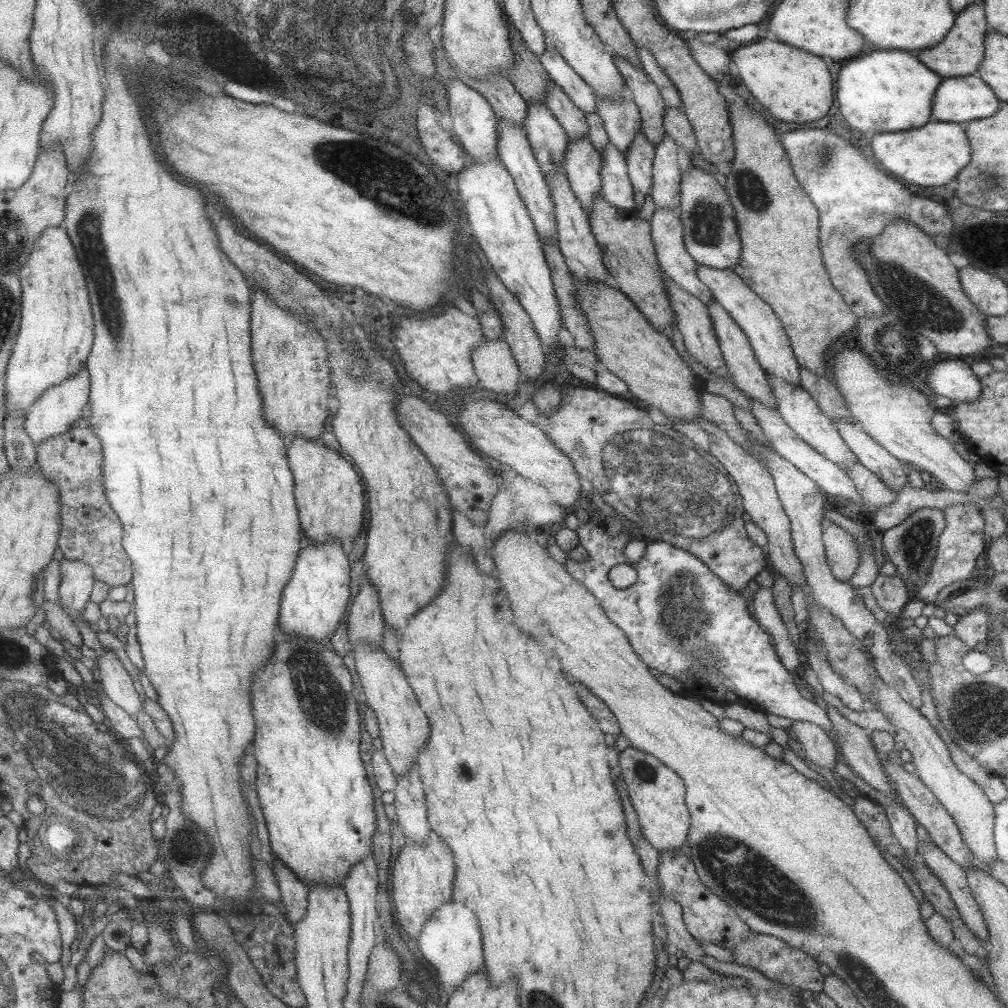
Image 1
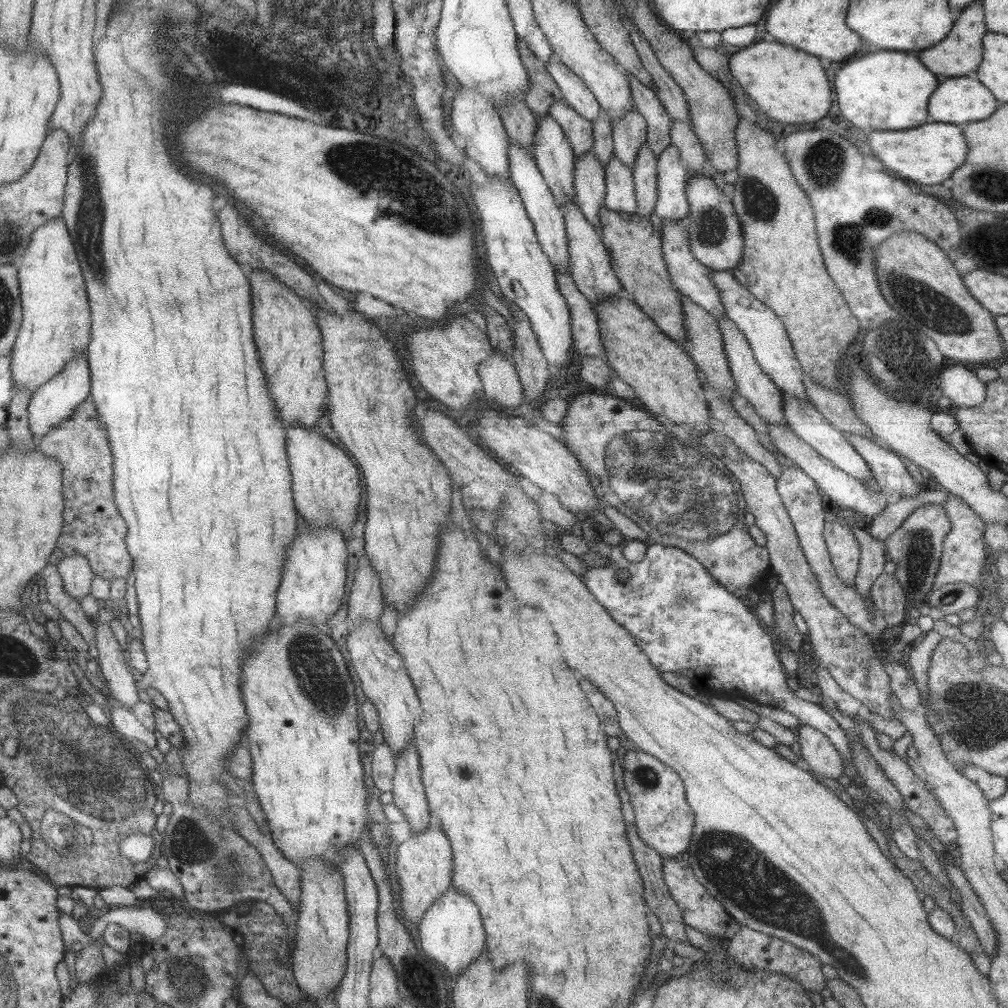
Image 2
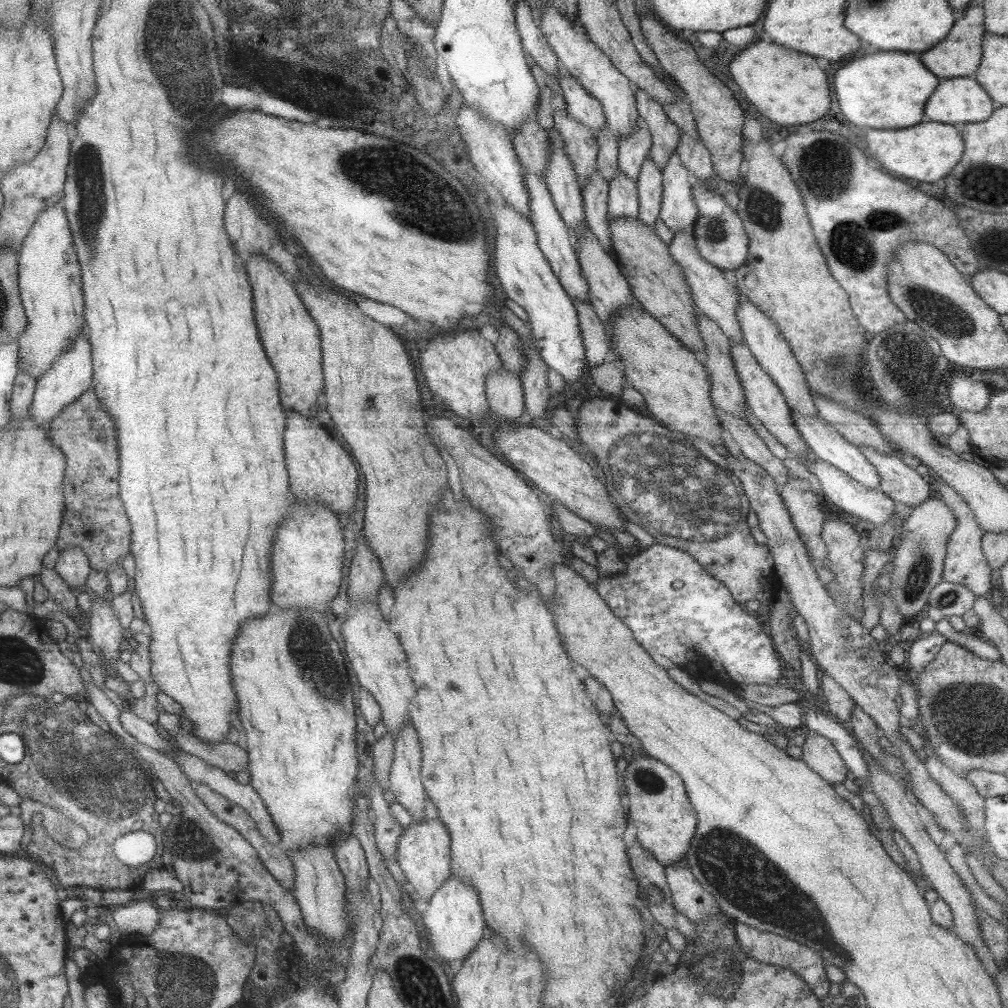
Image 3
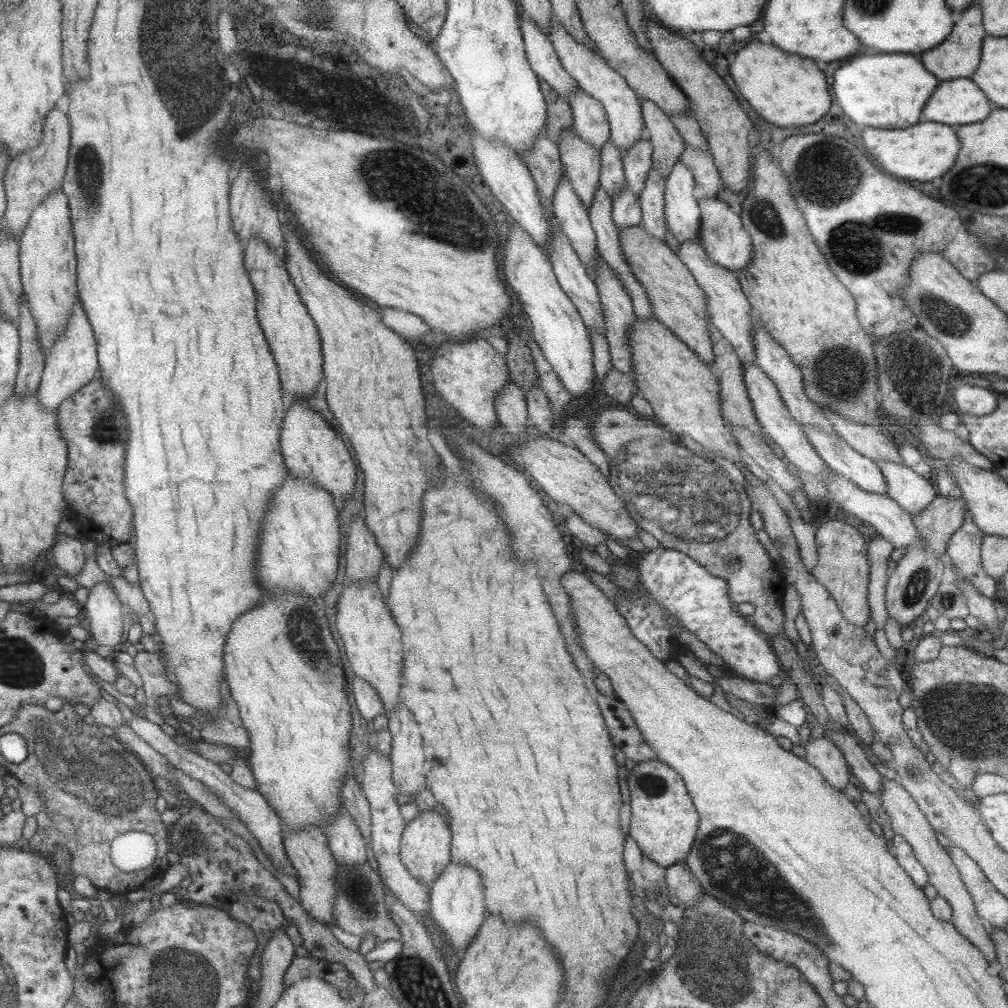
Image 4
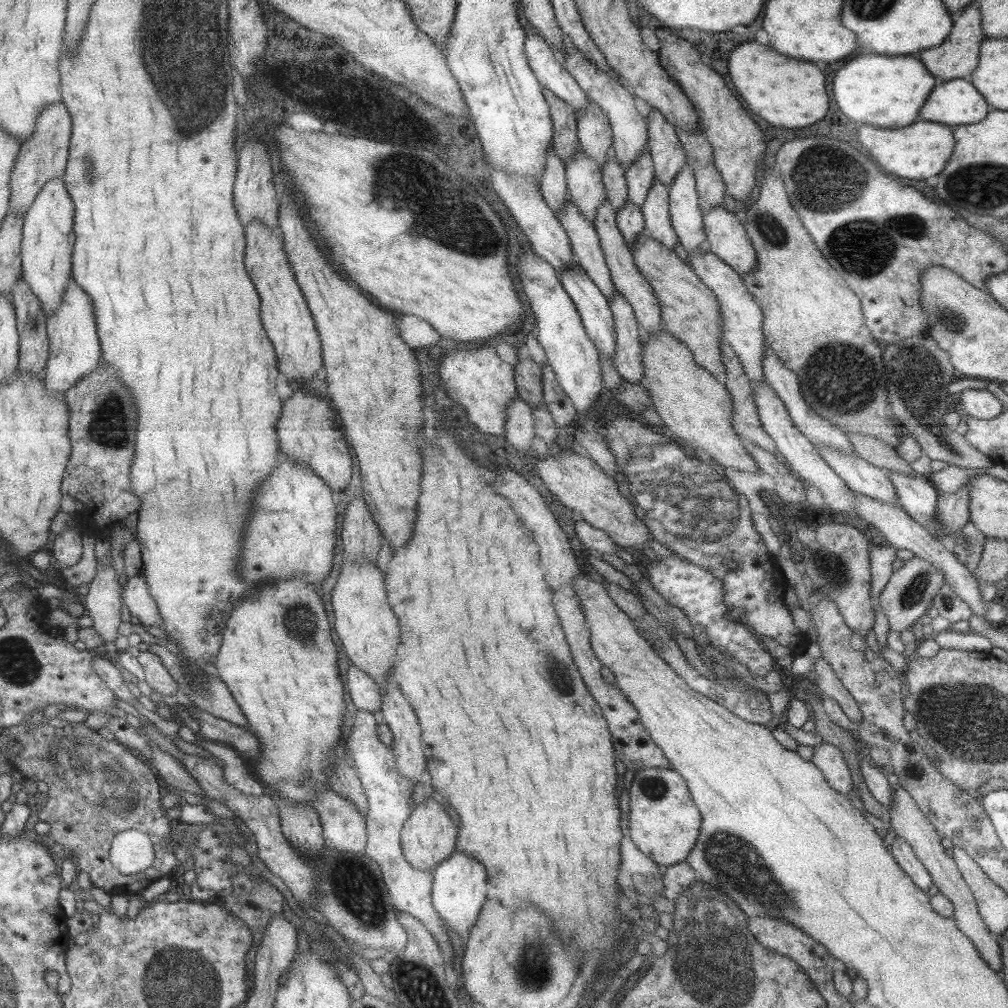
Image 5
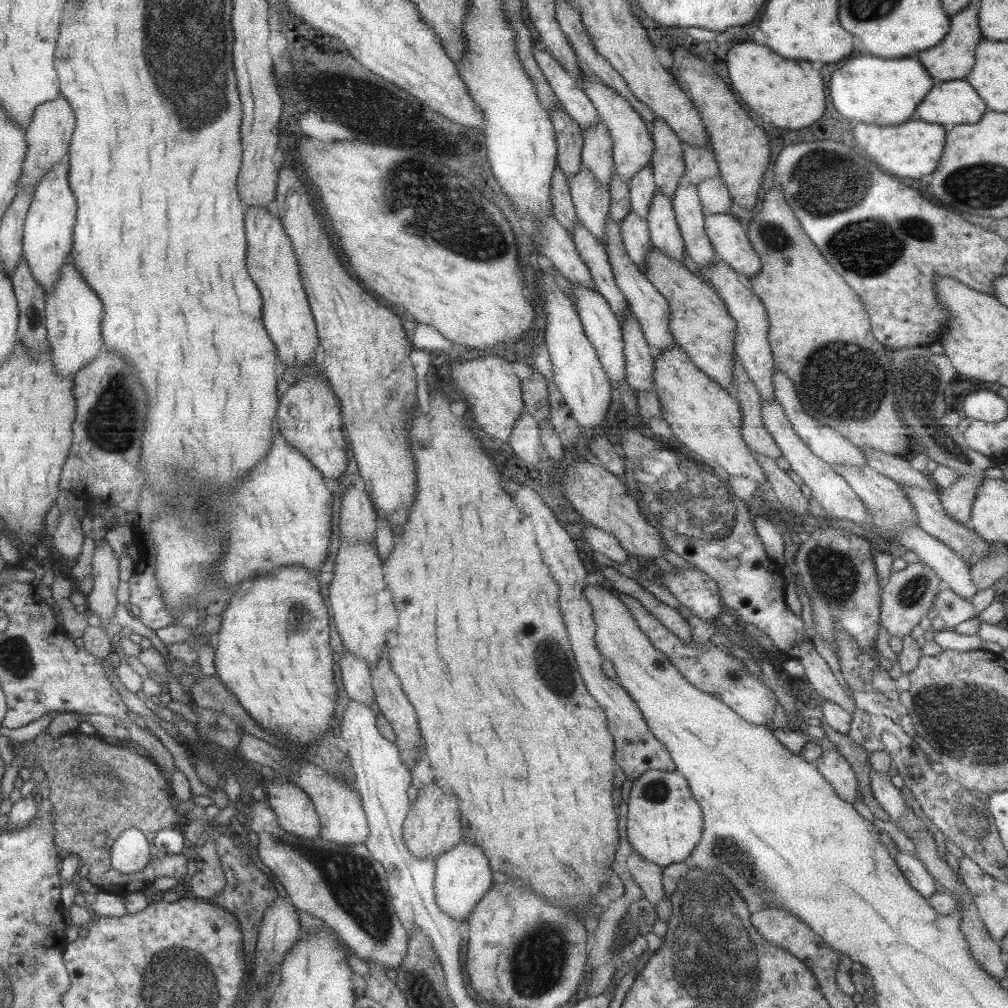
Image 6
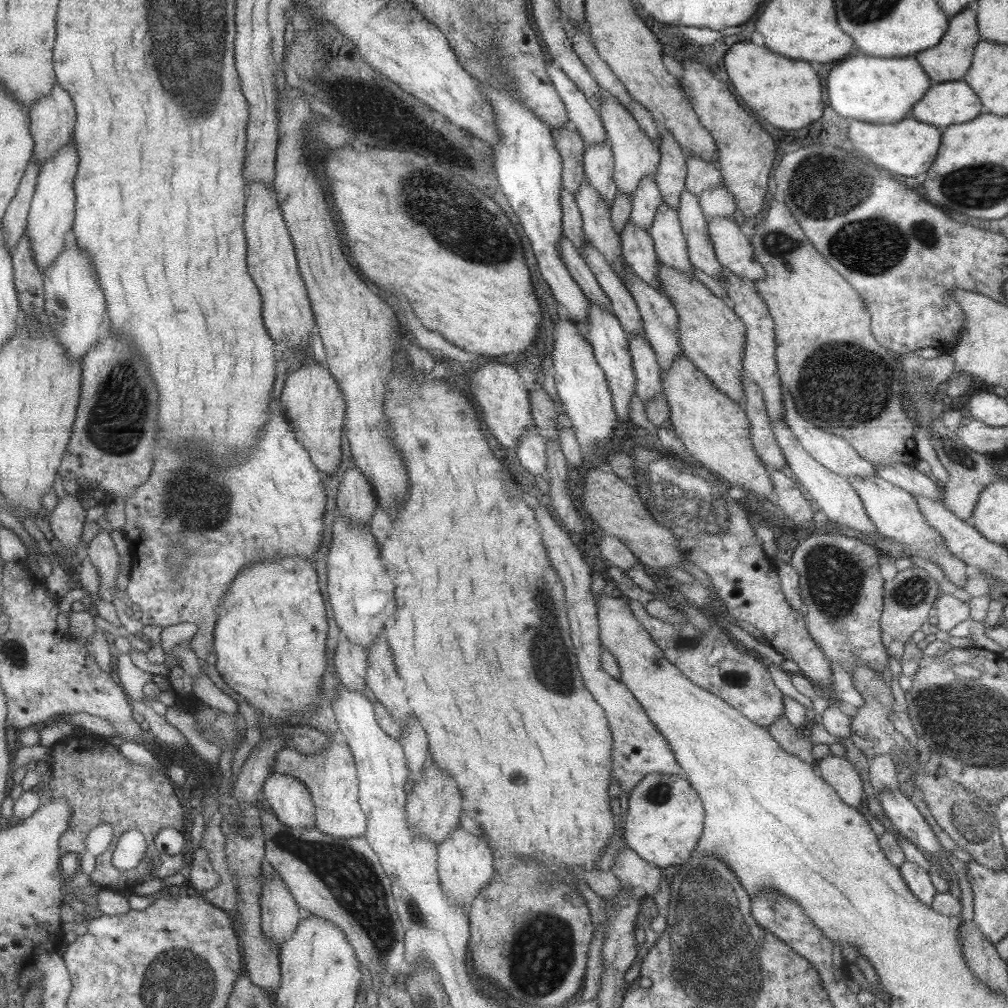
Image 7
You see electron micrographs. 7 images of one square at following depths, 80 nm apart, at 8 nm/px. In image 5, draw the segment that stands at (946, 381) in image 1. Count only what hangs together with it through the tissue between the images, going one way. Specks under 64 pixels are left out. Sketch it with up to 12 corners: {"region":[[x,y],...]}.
{"region":[[986,389],[959,393],[963,415],[989,420],[1003,410]]}

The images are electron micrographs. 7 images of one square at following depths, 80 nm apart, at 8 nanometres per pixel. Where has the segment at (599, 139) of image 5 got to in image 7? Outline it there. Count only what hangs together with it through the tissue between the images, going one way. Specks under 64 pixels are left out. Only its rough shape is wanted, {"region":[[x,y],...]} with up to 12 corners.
{"region":[[609,143],[586,145],[589,186],[609,207],[618,191]]}

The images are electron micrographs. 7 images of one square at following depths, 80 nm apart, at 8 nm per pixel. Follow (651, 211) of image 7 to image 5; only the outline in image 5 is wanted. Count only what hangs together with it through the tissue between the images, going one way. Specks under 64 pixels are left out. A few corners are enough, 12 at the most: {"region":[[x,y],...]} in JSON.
{"region":[[649,148],[624,170],[628,199],[638,207],[654,179]]}

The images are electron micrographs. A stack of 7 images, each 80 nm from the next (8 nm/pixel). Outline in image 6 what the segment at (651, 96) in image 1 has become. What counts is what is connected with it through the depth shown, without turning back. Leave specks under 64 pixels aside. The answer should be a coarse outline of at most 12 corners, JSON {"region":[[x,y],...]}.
{"region":[[657,117],[650,160],[657,191],[671,199],[684,174],[683,142]]}

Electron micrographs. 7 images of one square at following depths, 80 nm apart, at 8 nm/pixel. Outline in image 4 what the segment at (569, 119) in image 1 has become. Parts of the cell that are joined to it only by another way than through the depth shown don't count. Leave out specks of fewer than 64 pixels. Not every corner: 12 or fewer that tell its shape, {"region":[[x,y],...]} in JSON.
{"region":[[571,126],[558,153],[588,209],[599,186],[599,152]]}

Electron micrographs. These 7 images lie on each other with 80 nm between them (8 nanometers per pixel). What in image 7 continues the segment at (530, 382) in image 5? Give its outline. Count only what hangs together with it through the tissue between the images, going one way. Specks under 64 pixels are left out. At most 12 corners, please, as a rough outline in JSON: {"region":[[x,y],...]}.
{"region":[[543,389],[528,391],[534,426],[557,444],[556,407]]}

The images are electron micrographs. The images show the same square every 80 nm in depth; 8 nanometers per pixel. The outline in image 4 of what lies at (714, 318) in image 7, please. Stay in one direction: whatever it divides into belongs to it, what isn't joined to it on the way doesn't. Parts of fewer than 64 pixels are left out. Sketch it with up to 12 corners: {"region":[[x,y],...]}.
{"region":[[640,224],[619,248],[657,319],[712,361],[704,294]]}

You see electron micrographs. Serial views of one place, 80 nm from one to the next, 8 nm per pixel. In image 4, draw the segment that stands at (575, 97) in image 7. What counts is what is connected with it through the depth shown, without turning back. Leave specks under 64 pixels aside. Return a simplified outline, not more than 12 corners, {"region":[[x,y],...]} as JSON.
{"region":[[527,16],[518,23],[528,66],[567,98],[577,88],[545,32]]}

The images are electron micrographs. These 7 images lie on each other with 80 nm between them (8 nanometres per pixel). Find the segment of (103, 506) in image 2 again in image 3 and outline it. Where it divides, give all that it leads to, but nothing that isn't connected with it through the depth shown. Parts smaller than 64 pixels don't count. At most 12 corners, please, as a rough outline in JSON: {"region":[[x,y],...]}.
{"region":[[87,389],[47,424],[65,457],[54,545],[120,567],[115,423]]}

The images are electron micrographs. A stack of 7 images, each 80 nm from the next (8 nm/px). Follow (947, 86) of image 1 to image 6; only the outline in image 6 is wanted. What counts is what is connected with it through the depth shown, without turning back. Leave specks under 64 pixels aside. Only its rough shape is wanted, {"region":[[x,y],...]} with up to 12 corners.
{"region":[[966,81],[931,87],[914,118],[978,122],[987,110]]}

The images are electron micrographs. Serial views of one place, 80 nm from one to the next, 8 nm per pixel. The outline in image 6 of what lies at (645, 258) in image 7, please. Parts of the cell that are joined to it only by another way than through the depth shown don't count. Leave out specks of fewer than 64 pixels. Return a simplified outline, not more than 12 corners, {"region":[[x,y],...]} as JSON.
{"region":[[630,210],[618,227],[627,256],[643,272],[651,247],[646,220]]}

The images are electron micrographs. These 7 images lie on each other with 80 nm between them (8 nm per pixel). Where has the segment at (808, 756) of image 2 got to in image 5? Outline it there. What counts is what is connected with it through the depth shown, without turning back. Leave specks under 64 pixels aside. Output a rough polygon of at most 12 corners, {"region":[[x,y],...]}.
{"region":[[813,745],[811,764],[827,784],[845,795],[852,790],[850,768],[841,750]]}

